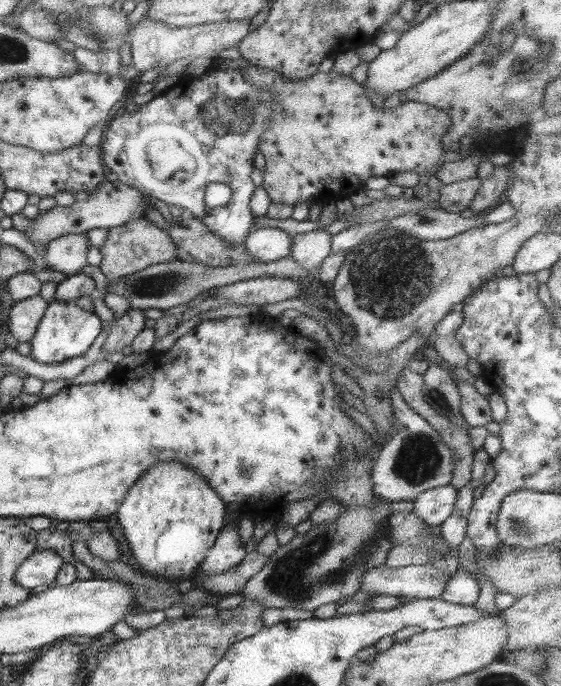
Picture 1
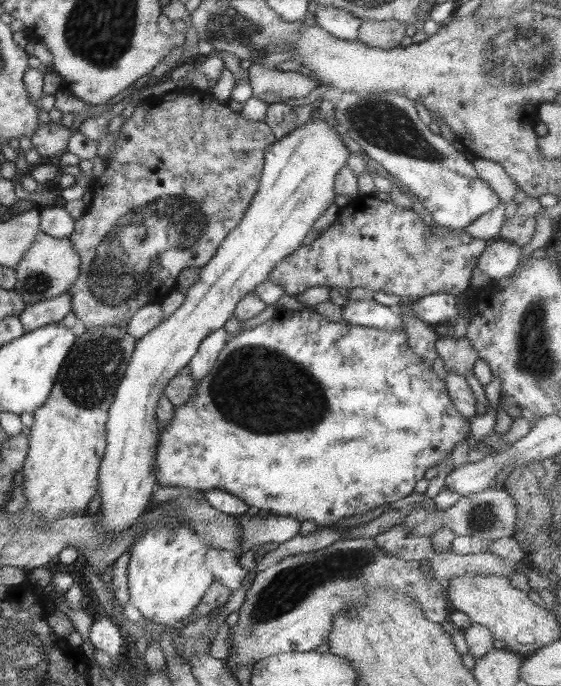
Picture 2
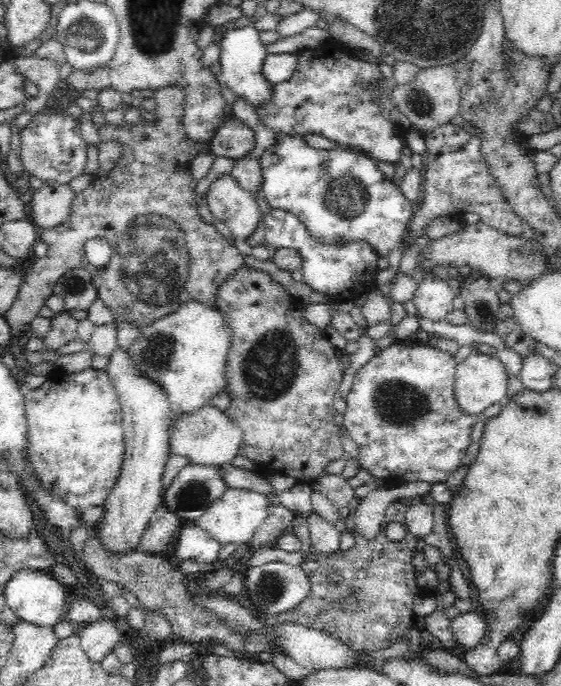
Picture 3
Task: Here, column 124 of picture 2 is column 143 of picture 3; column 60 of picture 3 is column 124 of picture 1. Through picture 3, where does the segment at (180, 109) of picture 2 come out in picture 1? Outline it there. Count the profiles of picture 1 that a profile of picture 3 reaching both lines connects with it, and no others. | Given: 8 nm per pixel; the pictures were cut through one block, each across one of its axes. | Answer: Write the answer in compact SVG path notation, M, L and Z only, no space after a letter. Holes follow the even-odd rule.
M133 217L133 220L129 220L126 224L108 229L99 253L101 262L98 267L108 282L119 282L121 277L129 276L149 266L178 260L175 243L168 234L143 217Z

